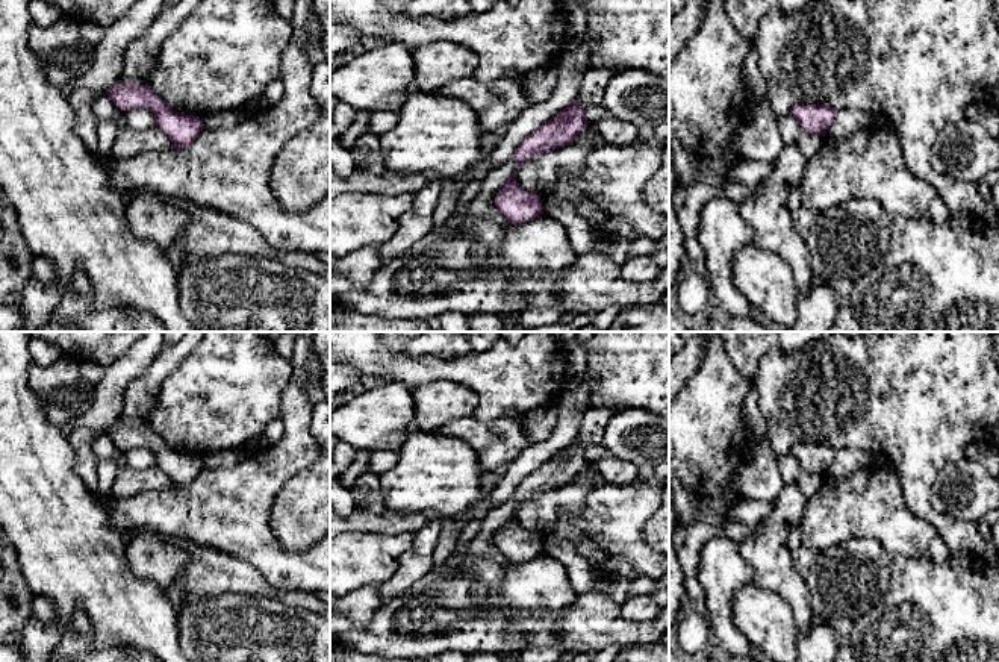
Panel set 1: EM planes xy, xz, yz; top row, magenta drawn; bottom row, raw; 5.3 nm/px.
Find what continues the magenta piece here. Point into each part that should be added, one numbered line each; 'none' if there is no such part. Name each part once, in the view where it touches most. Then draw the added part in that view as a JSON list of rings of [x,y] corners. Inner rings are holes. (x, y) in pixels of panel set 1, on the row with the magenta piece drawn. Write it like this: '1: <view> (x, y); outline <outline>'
none

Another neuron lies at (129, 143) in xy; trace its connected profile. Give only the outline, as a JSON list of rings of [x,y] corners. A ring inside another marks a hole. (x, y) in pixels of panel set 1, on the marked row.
[[[130,126],[118,129],[115,142],[109,155],[115,161],[129,159],[148,150],[171,148],[171,139],[159,129],[133,129]]]

